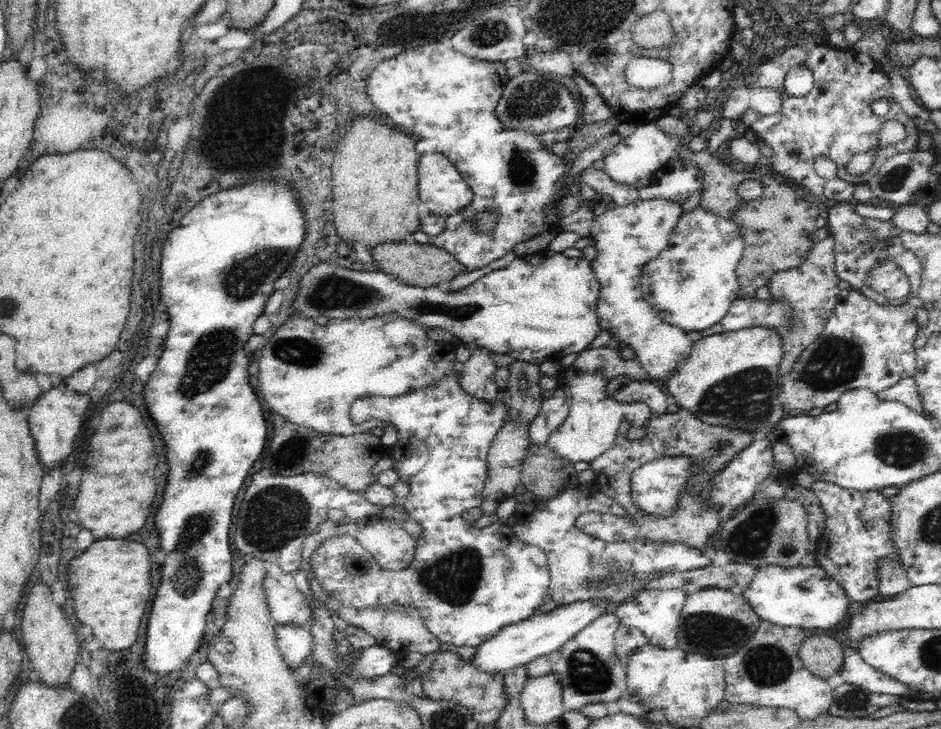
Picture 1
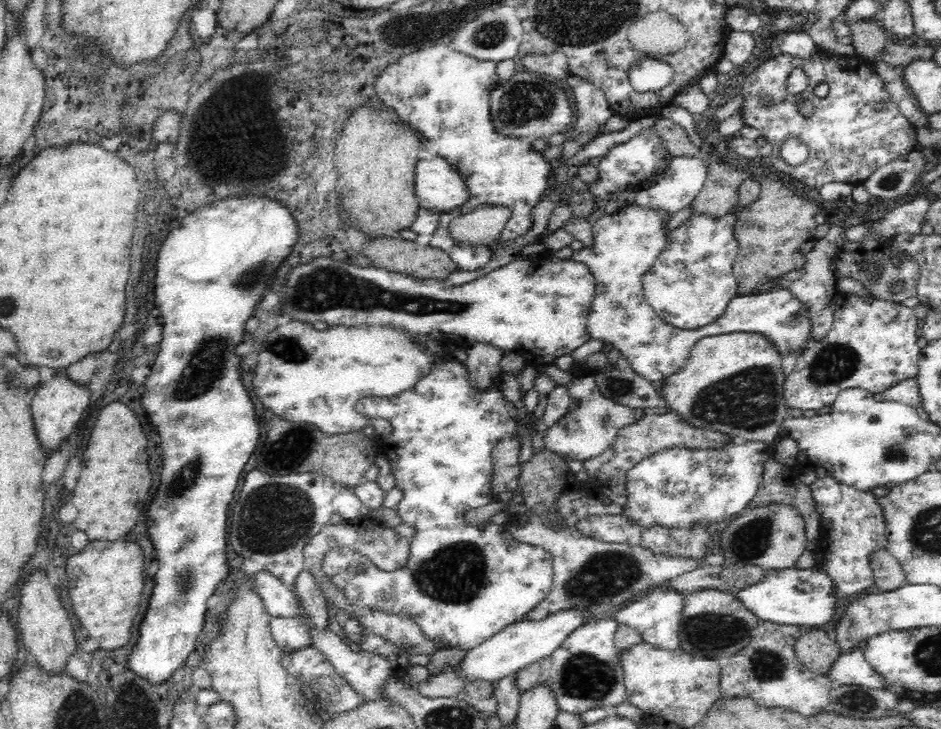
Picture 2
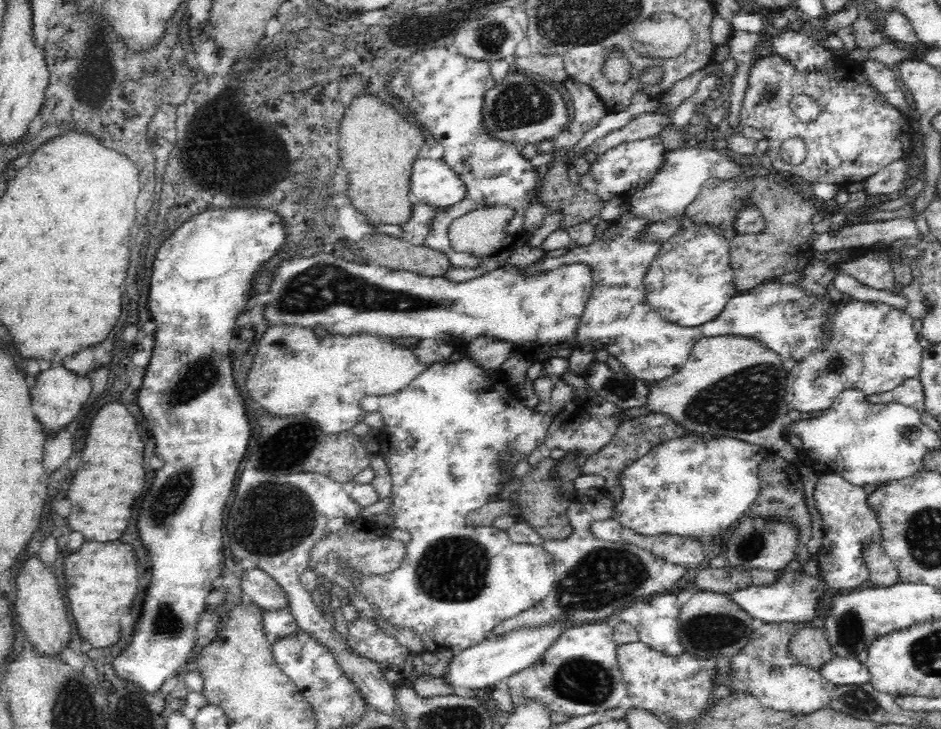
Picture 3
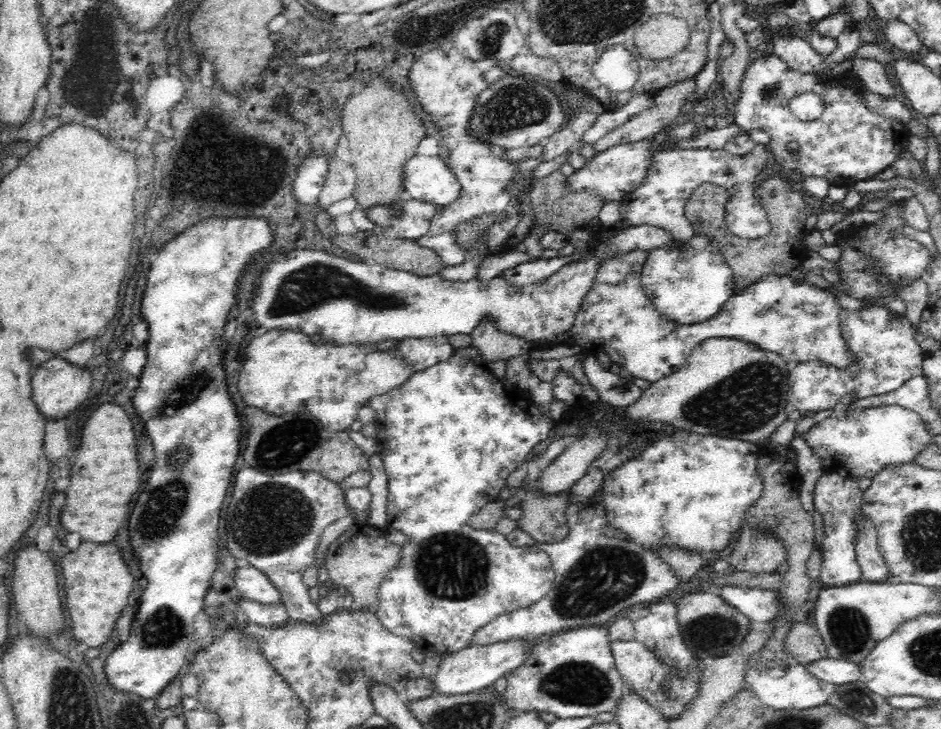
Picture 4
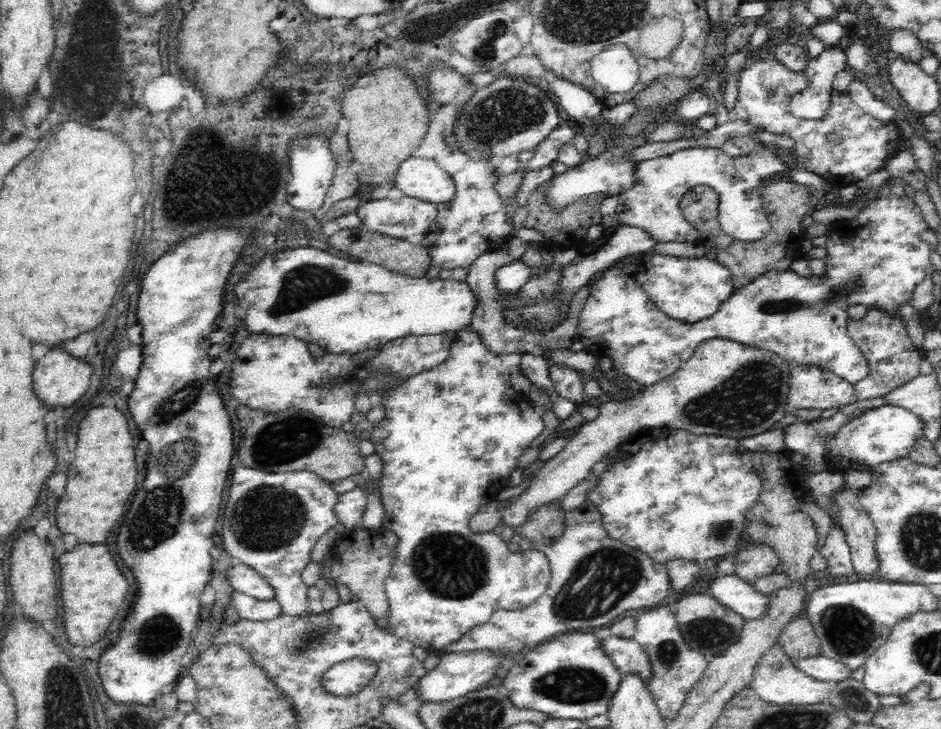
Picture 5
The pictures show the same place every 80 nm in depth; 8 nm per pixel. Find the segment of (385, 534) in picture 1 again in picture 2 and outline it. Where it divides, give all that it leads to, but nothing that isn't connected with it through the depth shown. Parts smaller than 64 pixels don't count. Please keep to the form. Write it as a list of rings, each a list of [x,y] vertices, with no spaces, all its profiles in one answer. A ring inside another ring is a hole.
[[[374,515],[355,521],[342,520],[338,524],[324,526],[317,536],[312,536],[312,539],[308,540],[308,544],[304,545],[304,569],[314,574],[315,580],[322,578],[321,558],[323,554],[334,545],[350,545],[352,549],[364,553],[375,564],[377,571],[395,571],[404,568],[408,558],[410,558],[410,543],[410,539],[398,536],[394,527],[382,524]]]

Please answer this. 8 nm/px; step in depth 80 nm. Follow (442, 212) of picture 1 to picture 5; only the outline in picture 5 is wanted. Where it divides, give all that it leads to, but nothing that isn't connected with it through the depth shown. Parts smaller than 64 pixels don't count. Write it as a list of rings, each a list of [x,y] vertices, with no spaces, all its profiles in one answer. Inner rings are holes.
[[[410,157],[404,160],[396,174],[396,187],[405,196],[424,202],[450,202],[456,194],[454,180],[440,168],[434,159]]]

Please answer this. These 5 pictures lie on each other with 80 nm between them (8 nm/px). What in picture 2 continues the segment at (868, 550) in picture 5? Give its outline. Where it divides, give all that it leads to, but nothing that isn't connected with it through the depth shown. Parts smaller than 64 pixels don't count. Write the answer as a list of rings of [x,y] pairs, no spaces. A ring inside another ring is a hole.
[[[888,550],[874,552],[871,556],[870,566],[874,572],[877,592],[894,592],[906,586],[906,573],[900,561],[894,558]]]

